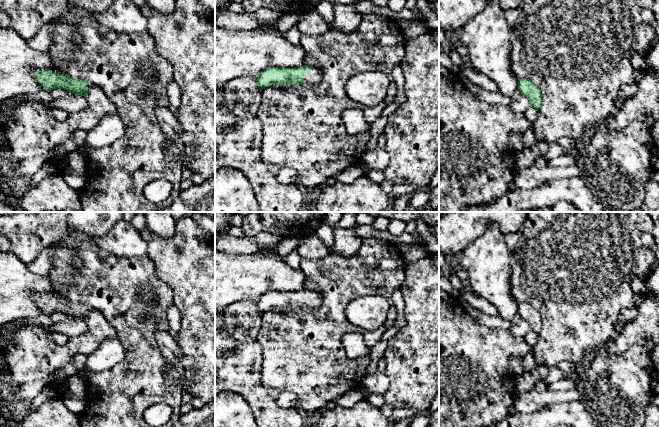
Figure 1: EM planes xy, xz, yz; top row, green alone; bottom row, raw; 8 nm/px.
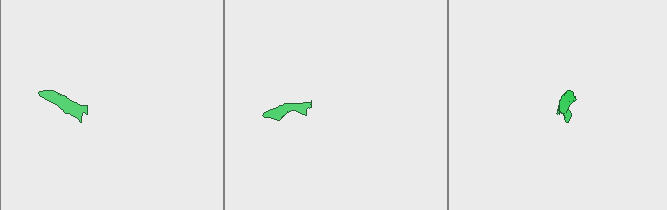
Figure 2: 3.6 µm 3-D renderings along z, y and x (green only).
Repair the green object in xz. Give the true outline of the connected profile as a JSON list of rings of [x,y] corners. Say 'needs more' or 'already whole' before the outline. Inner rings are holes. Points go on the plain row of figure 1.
needs more | [[[303,289],[294,292],[270,291],[256,299],[257,308],[261,313],[274,308],[318,308],[321,305],[321,296],[318,292]]]

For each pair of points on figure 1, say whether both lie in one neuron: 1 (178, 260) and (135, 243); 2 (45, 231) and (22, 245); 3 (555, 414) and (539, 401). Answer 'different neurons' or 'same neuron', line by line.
1: different neurons
2: same neuron
3: different neurons

